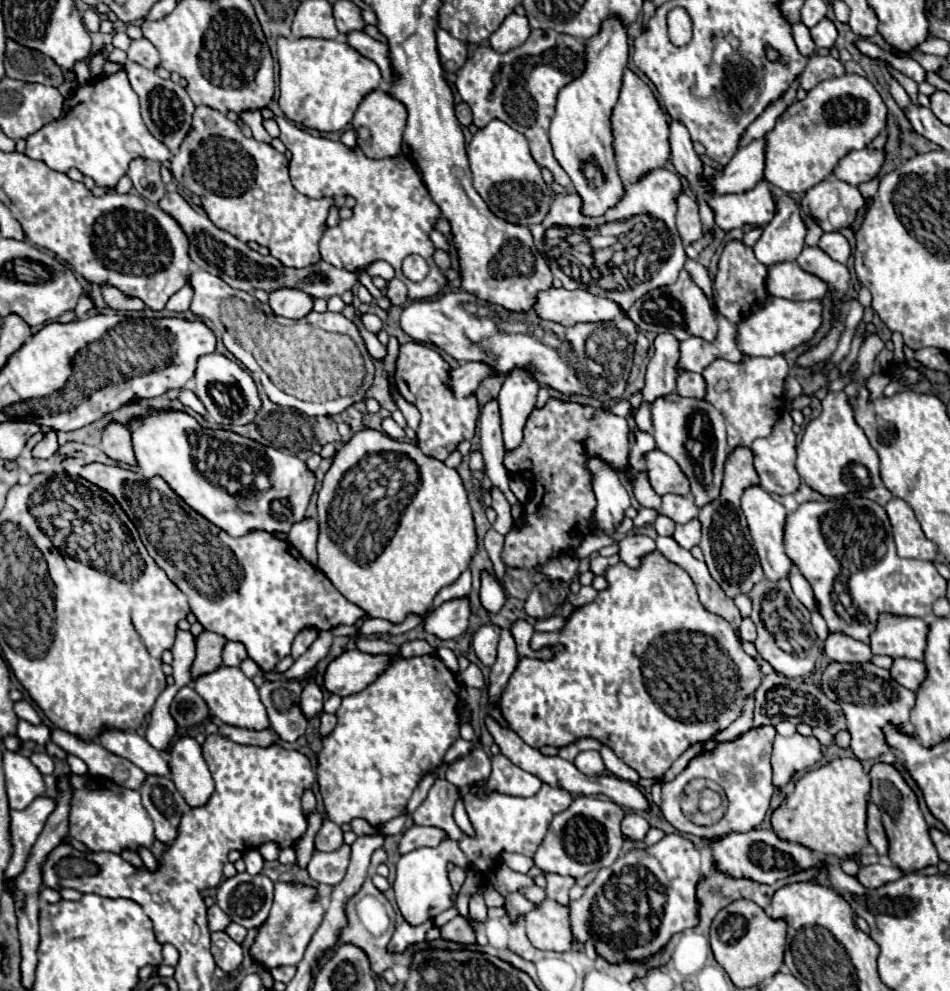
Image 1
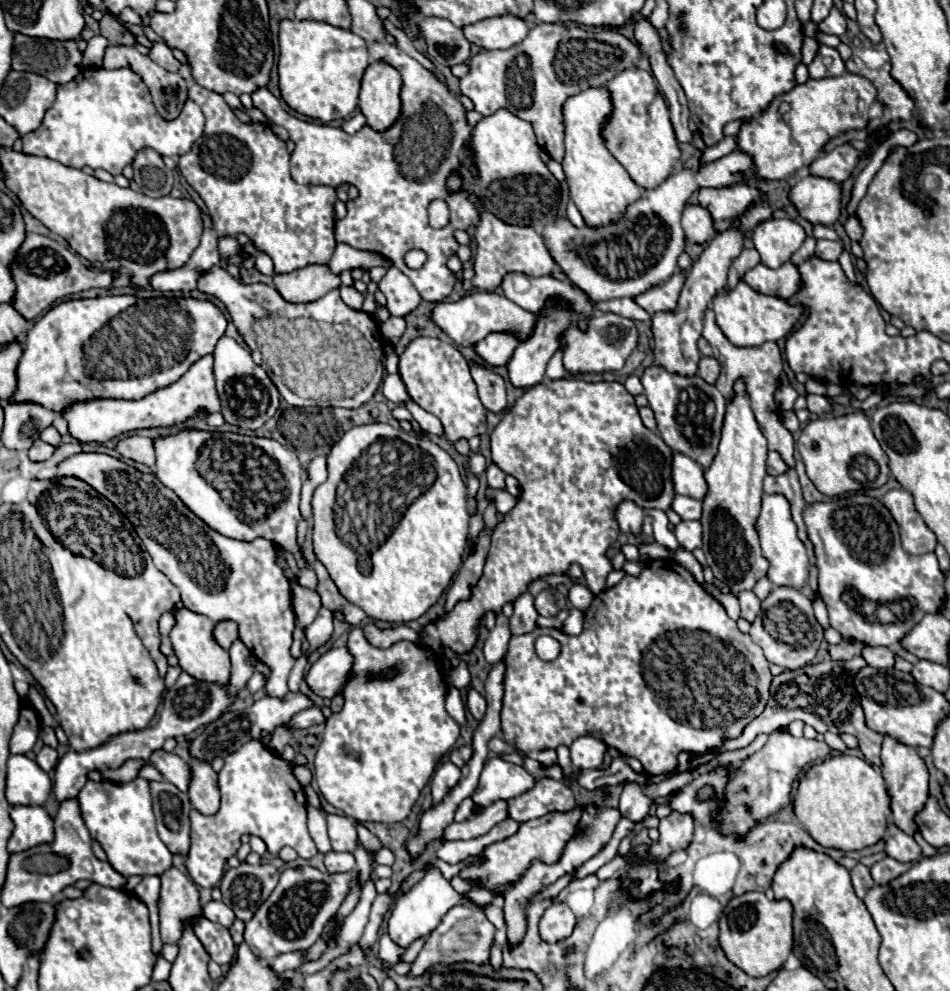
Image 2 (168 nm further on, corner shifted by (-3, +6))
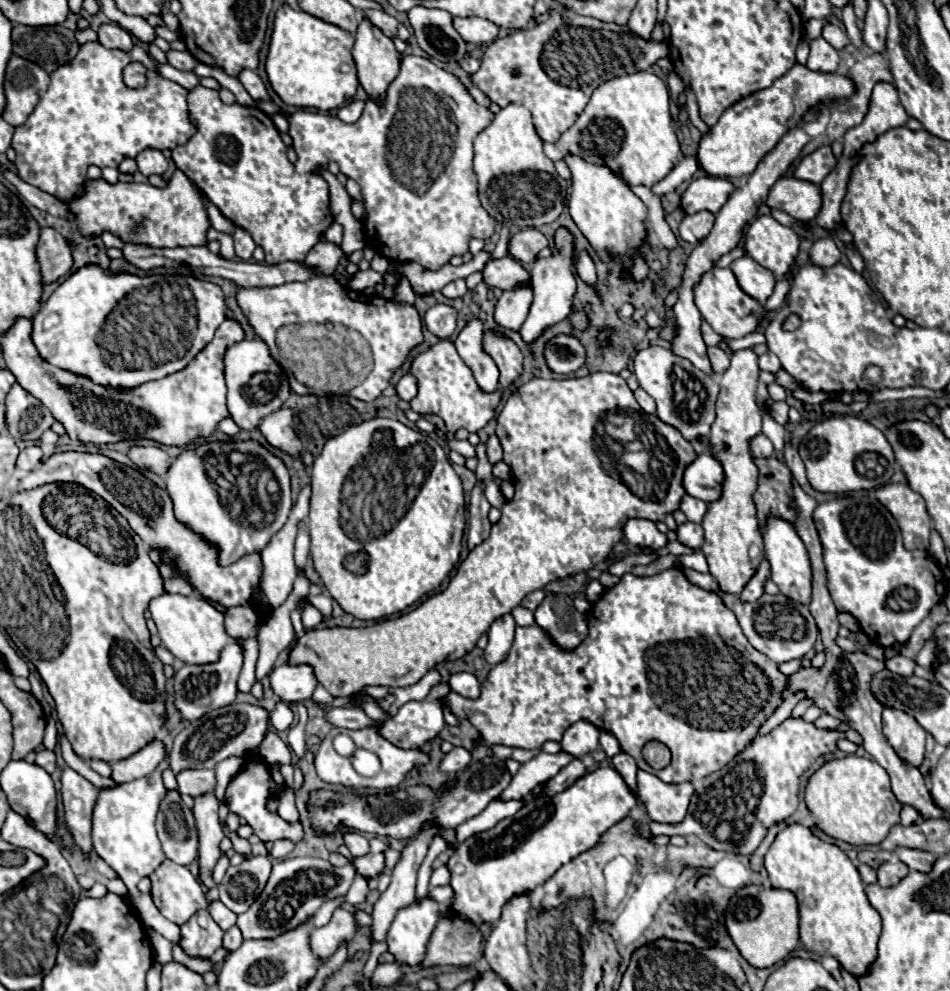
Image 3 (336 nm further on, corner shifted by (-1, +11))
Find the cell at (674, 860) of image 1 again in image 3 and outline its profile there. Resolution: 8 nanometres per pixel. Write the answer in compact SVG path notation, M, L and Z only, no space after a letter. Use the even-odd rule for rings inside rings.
M644 770L638 772L636 790L648 818L668 824L678 824L684 820L690 796L694 794L694 786L690 782L666 784Z

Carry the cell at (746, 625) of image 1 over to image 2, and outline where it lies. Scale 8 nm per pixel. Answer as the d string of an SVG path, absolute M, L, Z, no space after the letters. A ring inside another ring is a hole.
M744 591L738 597L740 597L740 607L742 607L742 617L748 623L752 623L760 611L760 599L752 591Z

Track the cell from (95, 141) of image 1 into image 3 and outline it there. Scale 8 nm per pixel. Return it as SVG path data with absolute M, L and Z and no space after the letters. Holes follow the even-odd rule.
M86 42L80 46L80 52L74 60L60 66L50 74L50 86L46 94L40 98L34 112L28 116L28 120L16 128L12 138L12 148L16 150L16 168L18 176L56 196L62 202L70 202L72 198L82 194L82 186L88 180L86 170L90 164L104 168L118 168L118 164L124 158L136 158L146 148L176 148L180 144L186 144L190 136L194 134L194 124L188 118L186 108L186 96L188 90L184 90L180 84L166 80L158 74L158 66L154 58L142 48L134 46L132 50L108 50L98 42ZM130 62L142 62L148 68L148 84L146 88L130 90L122 82L122 68Z

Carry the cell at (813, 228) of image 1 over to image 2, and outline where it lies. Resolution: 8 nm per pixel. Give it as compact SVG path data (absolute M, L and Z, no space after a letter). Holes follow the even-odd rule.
M808 237L808 239L804 241L804 245L792 255L792 263L794 263L794 265L800 265L800 261L808 259L810 255L814 255L814 247L816 247L816 239L814 239L814 237Z

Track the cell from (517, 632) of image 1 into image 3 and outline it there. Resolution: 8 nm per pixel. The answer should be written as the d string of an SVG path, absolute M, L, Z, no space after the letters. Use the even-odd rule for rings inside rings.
M534 590L534 592L530 592L530 594L522 600L522 606L528 608L528 610L536 610L536 606L544 600L544 596L546 596L546 590Z

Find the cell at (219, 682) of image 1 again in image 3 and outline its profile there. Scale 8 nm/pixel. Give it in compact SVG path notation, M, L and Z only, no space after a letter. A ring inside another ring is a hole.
M164 592L150 600L148 606L152 620L156 622L162 644L186 664L204 664L214 662L220 656L220 650L228 644L230 636L224 630L224 614L198 596L182 596Z

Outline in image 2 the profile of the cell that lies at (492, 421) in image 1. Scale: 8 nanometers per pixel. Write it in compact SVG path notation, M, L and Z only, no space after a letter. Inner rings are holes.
M472 363L470 371L472 371L472 379L478 387L478 395L480 395L482 405L492 413L506 411L508 401L506 401L506 383L504 383L504 379L496 371L490 371L488 367L478 365L478 363Z

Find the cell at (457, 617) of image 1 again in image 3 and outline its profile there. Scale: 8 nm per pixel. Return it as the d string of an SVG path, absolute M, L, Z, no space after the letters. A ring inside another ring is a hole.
M476 482L470 494L470 506L468 506L468 514L470 514L470 532L468 532L468 548L474 548L478 544L484 542L484 538L488 538L492 524L488 522L488 510L490 504L484 496L484 482Z

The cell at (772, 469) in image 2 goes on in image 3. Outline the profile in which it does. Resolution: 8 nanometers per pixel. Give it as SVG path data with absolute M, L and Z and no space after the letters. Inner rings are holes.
M758 434L754 436L750 442L750 450L756 458L766 458L766 456L772 456L774 454L774 446L770 444L770 440L766 440L764 434Z

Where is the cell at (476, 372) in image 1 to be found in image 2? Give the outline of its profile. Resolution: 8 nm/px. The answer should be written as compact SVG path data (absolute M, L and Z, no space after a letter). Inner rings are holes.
M490 333L476 345L476 355L488 367L502 367L512 357L516 345L516 337L508 337L506 333Z

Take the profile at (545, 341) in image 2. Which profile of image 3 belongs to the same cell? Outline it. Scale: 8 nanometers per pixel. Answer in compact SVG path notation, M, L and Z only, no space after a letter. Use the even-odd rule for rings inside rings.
M558 228L554 234L554 250L552 256L546 260L536 260L532 268L532 288L534 288L534 302L530 306L530 314L520 328L520 334L526 342L536 340L542 330L550 324L564 320L570 314L572 298L576 294L576 278L572 274L574 268L574 236L568 228Z

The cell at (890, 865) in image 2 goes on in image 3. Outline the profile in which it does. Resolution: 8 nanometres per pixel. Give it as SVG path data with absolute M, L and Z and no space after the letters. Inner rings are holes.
M886 862L882 868L878 868L878 884L880 886L894 886L908 874L908 868L904 862Z

